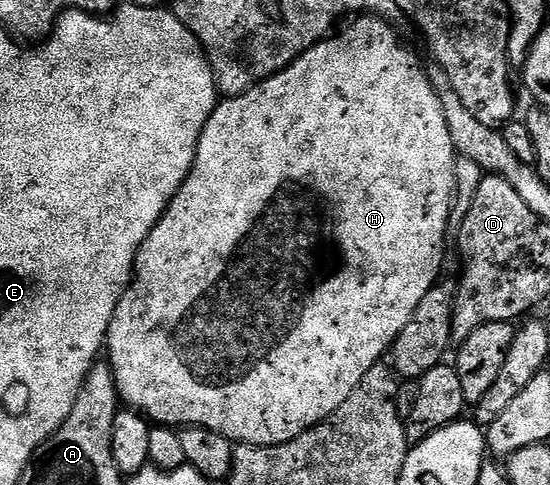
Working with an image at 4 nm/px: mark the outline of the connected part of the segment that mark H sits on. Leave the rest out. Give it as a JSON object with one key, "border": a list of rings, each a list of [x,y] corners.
{"border":[[[364,17],[359,21],[360,27],[348,27],[344,35],[332,33],[326,41],[313,44],[311,50],[303,53],[296,59],[294,65],[289,65],[283,71],[272,76],[270,81],[257,83],[251,91],[243,91],[239,97],[228,97],[222,105],[217,106],[215,112],[208,118],[207,128],[200,134],[198,154],[192,162],[192,170],[189,179],[183,187],[176,190],[175,200],[168,205],[166,217],[161,219],[160,226],[152,230],[151,235],[146,237],[144,246],[136,254],[136,266],[134,268],[134,289],[129,290],[125,298],[120,300],[120,307],[114,313],[110,328],[110,347],[112,343],[112,359],[110,366],[114,377],[118,380],[120,398],[129,408],[143,413],[149,420],[158,421],[161,427],[183,429],[186,427],[207,427],[208,430],[225,435],[233,444],[259,443],[271,445],[273,443],[285,443],[294,441],[296,435],[306,433],[314,425],[318,425],[321,419],[325,419],[329,411],[338,409],[350,397],[353,387],[360,384],[360,379],[366,377],[368,370],[377,366],[380,359],[385,358],[386,349],[391,348],[393,342],[400,336],[400,331],[406,329],[408,317],[414,313],[414,309],[421,303],[425,291],[434,285],[432,275],[440,271],[440,235],[448,231],[448,219],[450,223],[450,196],[456,190],[456,152],[455,138],[450,137],[450,119],[440,115],[440,95],[432,91],[428,83],[424,83],[424,71],[416,67],[416,55],[408,51],[404,43],[396,35],[392,35],[391,26],[386,25],[385,20],[379,17]]]}

